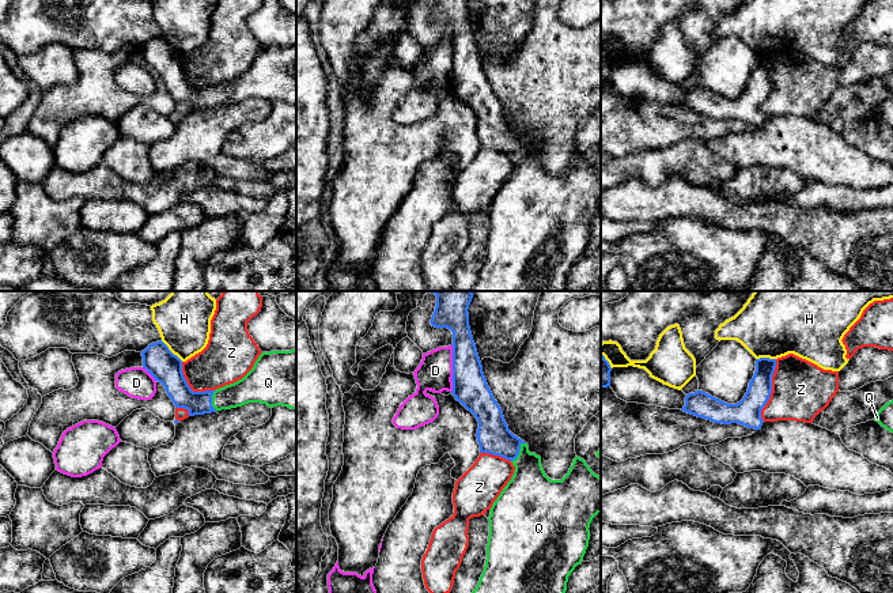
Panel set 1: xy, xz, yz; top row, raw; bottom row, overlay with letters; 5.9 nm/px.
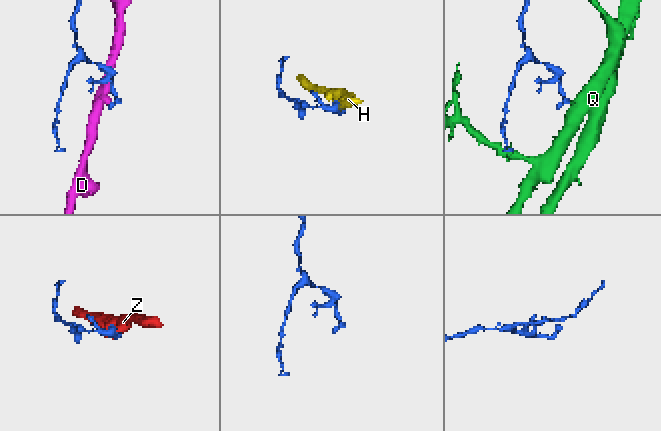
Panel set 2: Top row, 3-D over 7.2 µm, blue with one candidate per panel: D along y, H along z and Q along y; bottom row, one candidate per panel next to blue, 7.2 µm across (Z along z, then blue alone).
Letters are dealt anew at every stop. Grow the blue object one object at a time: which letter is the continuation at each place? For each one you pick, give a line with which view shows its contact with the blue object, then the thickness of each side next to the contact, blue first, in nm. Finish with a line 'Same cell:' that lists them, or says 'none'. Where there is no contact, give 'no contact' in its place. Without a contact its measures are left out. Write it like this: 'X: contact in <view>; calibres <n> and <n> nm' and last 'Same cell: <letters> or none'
Q: contact in xz; calibres 200 and 280 nm
Same cell: Q

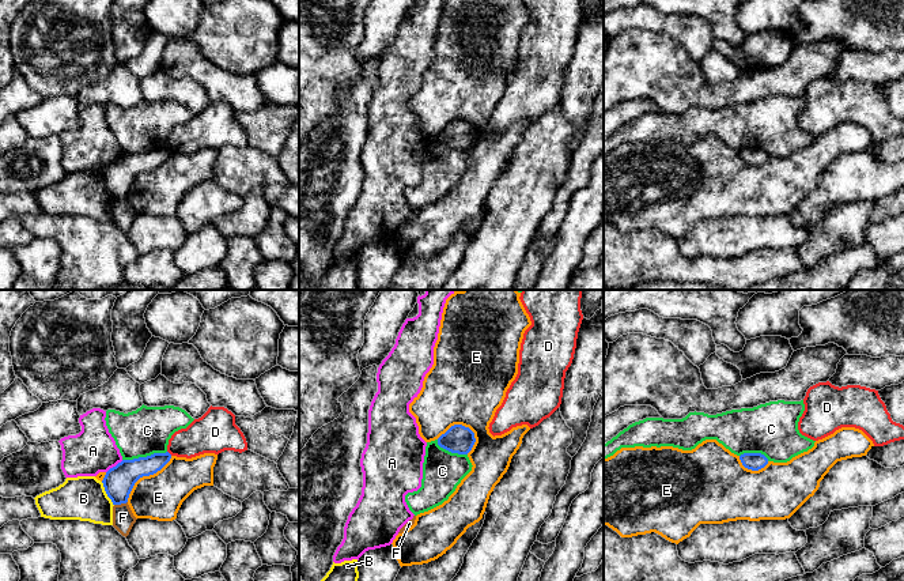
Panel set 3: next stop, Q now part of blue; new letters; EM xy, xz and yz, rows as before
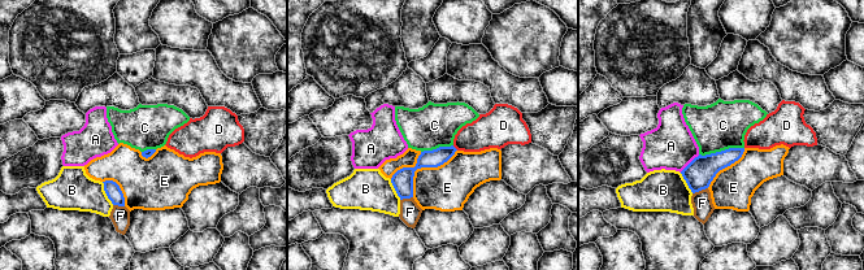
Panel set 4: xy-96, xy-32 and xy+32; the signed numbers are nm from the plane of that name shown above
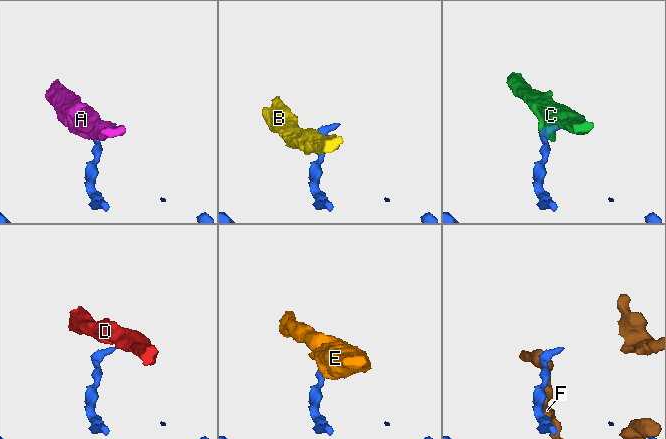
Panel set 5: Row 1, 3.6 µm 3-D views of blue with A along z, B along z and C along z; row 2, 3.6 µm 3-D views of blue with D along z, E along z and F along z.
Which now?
Same cell: none

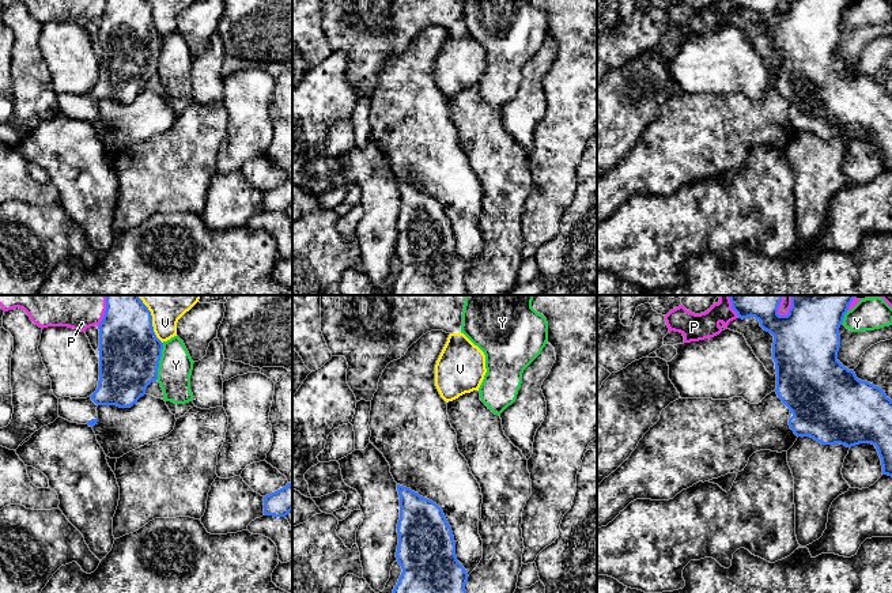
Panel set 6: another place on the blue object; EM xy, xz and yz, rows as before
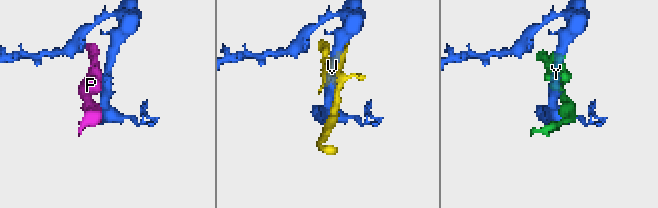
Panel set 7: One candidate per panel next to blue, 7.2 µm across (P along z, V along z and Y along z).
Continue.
Same cell: none

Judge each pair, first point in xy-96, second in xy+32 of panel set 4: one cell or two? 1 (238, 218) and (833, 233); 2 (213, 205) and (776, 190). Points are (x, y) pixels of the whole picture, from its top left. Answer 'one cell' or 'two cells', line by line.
1: two cells
2: one cell

